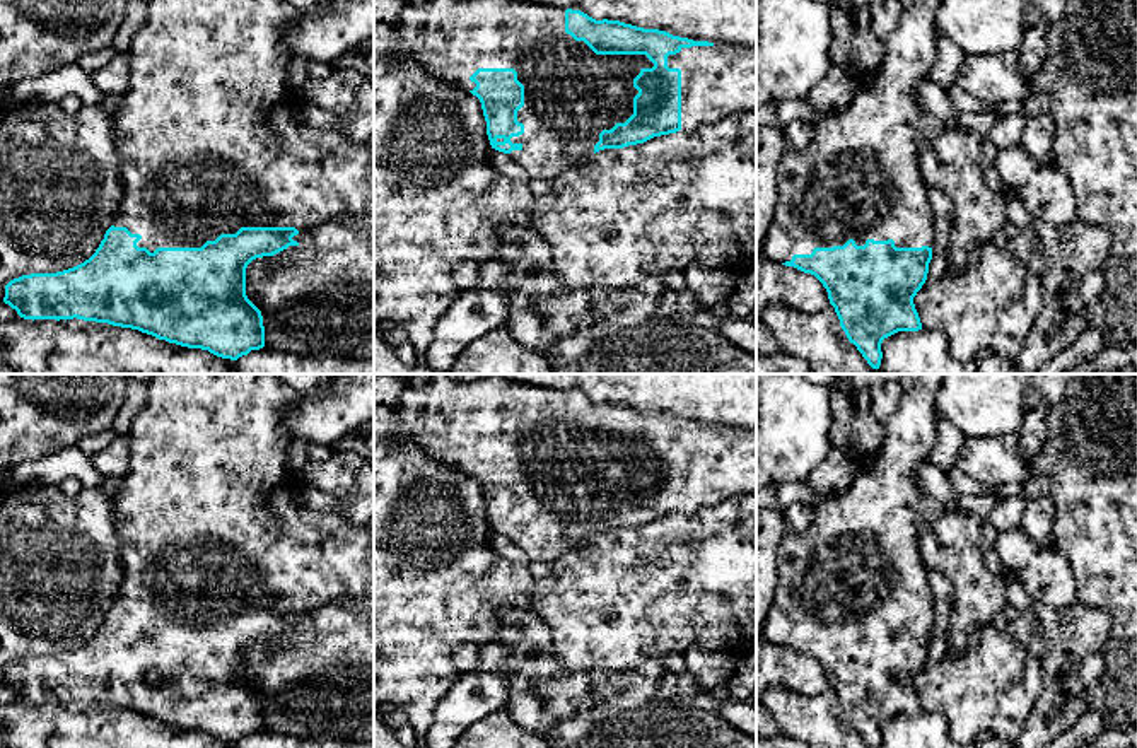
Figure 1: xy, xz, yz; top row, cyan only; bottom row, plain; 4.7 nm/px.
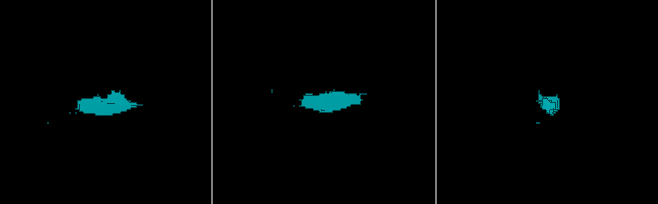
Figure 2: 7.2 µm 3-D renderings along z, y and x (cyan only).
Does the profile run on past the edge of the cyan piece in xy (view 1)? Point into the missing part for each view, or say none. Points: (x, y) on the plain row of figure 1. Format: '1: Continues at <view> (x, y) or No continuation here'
1: Continues at xy (207, 520)

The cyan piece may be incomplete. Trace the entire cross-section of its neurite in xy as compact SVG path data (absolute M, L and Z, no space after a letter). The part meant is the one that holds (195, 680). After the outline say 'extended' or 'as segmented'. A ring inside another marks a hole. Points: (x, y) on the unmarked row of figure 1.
M154 374L149 381L145 406L135 417L128 432L130 471L121 478L121 487L113 497L125 572L114 605L89 642L63 654L31 656L14 661L5 668L3 685L24 702L67 704L77 700L108 705L138 712L181 729L208 733L230 743L263 731L263 698L246 678L248 647L256 640L273 639L289 628L309 630L312 627L311 615L324 605L365 593L374 594L374 517L365 526L353 526L338 511L311 511L295 500L300 478L294 476L285 466L287 449L292 441L287 437L282 420L299 396L295 389L273 374Z; extended

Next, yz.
M917 374L917 383L903 389L896 412L883 424L881 451L862 458L854 480L819 502L808 529L787 533L778 545L778 594L765 622L763 639L811 656L823 666L842 712L869 748L881 748L884 721L898 714L922 712L913 680L927 663L936 611L929 570L918 552L922 517L918 471L939 437L936 394L944 376Z; extended

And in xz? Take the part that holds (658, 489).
M410 374L411 381L403 389L394 413L401 424L401 437L418 444L437 461L447 463L464 475L471 475L481 485L487 504L487 517L492 531L509 536L519 548L526 552L529 560L553 562L565 552L580 546L604 531L623 531L644 526L654 519L669 516L693 516L703 507L719 505L732 497L756 494L756 430L693 424L673 418L659 412L644 412L620 403L596 403L580 393L545 389L512 383L499 376L488 376L476 383L461 383L447 374Z; extended

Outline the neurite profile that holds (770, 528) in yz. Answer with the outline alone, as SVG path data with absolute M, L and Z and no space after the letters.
M756 509L756 646L763 639L775 589L778 586L778 545L787 535L784 512Z

